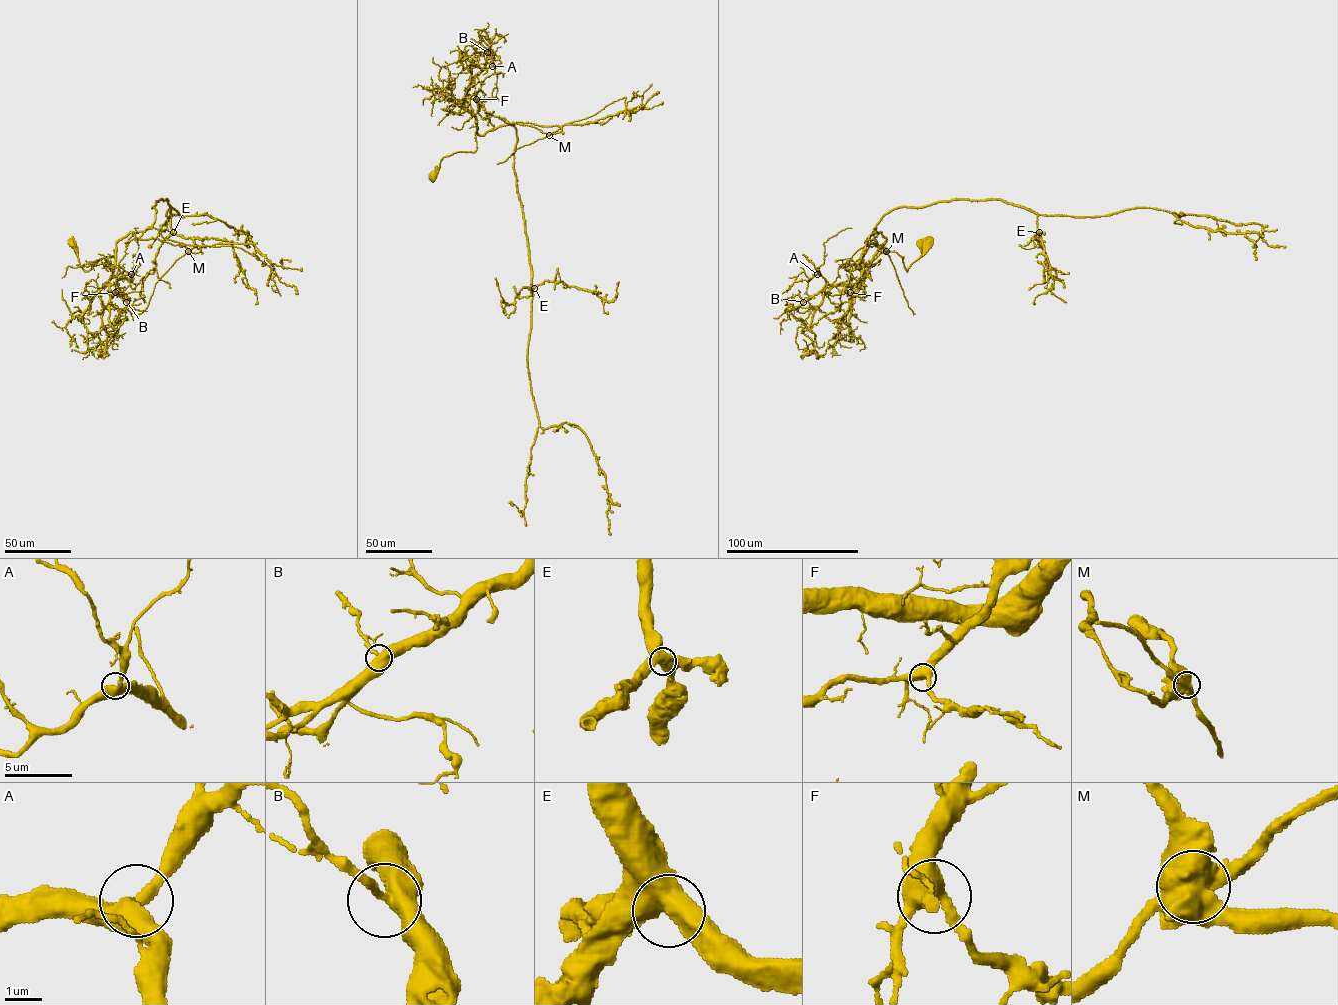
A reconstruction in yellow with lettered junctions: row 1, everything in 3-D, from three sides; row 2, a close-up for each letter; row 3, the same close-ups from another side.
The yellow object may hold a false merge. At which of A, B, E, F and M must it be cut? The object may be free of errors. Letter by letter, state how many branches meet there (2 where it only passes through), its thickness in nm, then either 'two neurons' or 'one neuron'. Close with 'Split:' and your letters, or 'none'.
A: 3 | 440 nm | one neuron
B: 3 | 360 nm | one neuron
E: 2 | 550 nm | one neuron
F: 3 | 460 nm | one neuron
M: 3 | 600 nm | two neurons
Split: M

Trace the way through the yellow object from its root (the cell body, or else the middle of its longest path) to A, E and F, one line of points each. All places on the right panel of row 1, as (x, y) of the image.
A: (926, 243), (923, 253), (907, 271), (903, 257), (894, 252), (881, 252), (856, 285), (829, 285), (817, 274)
E: (926, 243), (907, 271), (894, 252), (873, 259), (877, 224), (902, 207), (1005, 201), (1039, 232)
F: (926, 243), (923, 253), (907, 271), (903, 257), (894, 252), (881, 252), (850, 292)

